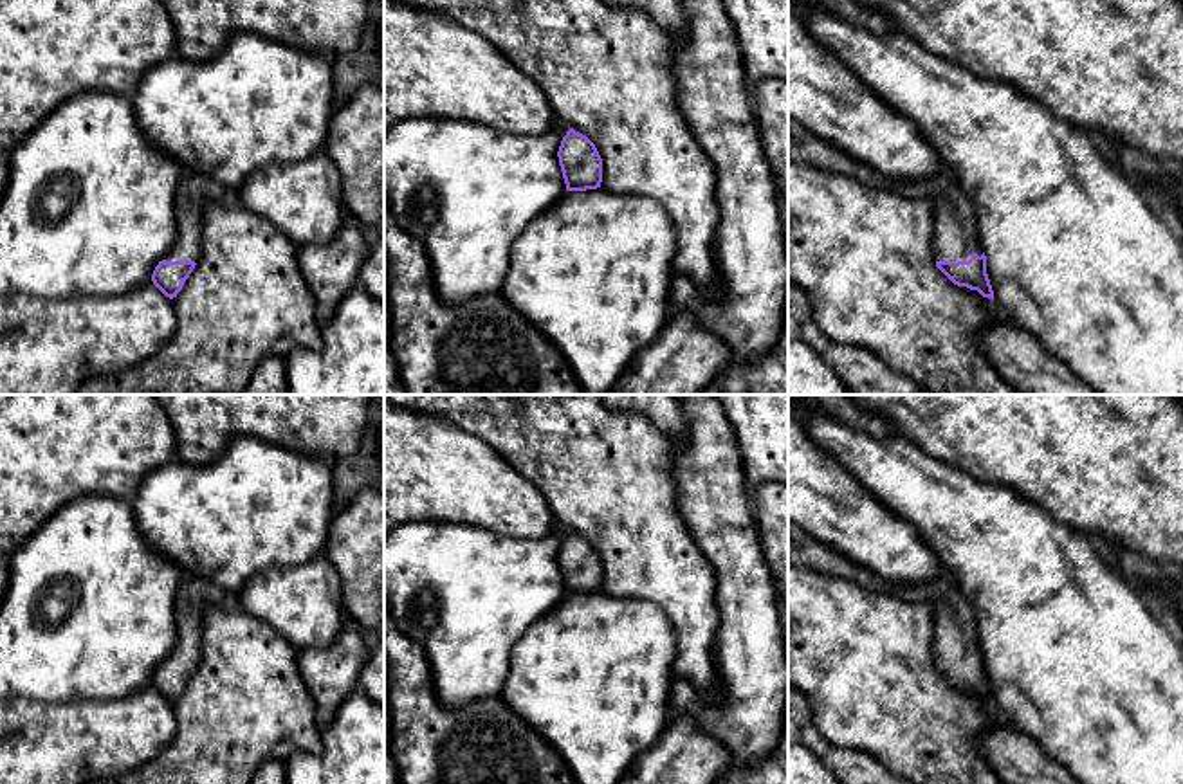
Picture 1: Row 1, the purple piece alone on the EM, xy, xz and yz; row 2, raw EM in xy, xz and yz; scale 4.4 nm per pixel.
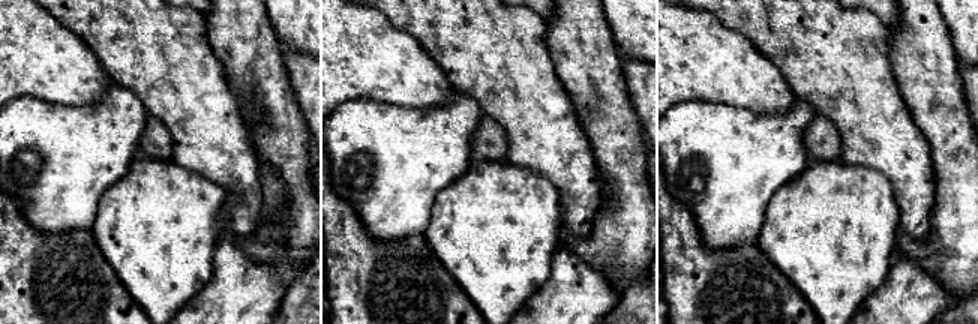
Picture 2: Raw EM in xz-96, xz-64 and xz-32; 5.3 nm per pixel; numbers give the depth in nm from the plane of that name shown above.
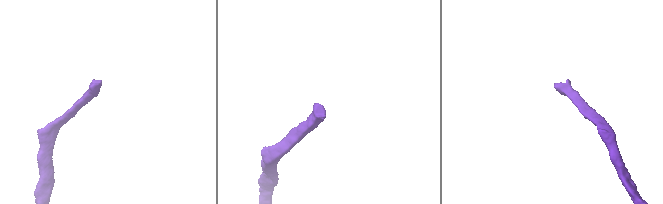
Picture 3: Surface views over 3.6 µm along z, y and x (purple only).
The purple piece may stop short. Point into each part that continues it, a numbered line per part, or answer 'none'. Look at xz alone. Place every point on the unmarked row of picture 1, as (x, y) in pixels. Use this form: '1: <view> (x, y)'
none

